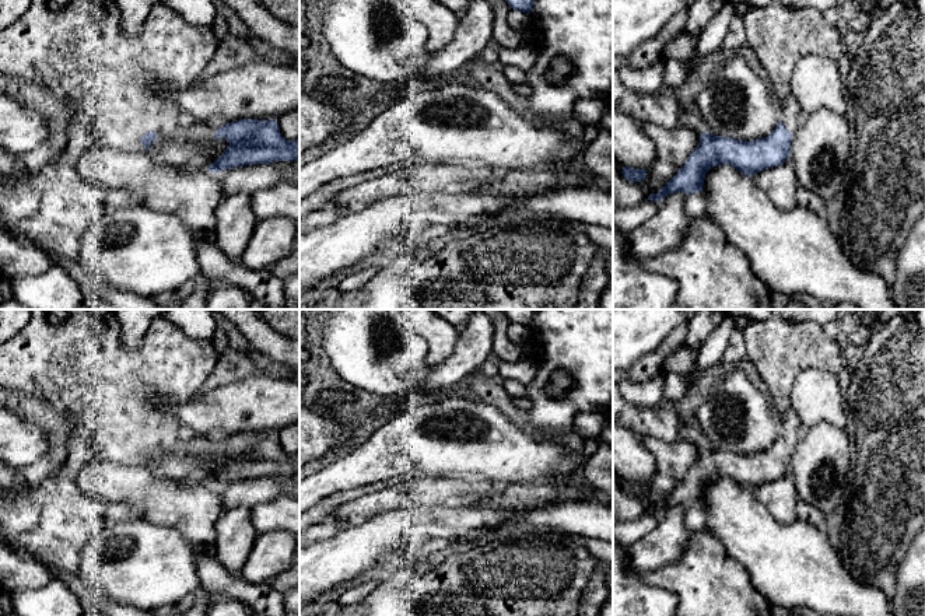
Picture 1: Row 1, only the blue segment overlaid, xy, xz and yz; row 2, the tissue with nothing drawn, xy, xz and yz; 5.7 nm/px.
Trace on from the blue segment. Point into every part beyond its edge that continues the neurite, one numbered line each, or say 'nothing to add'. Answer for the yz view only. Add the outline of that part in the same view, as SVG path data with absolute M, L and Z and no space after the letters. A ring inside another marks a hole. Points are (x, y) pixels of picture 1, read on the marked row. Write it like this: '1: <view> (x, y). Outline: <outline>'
1: yz (780, 37). Outline: M779 1L751 7L743 15L747 46L765 69L778 104L779 119L795 132L806 116L791 88L796 63L807 55L837 60L842 38L830 14L814 7L788 8Z

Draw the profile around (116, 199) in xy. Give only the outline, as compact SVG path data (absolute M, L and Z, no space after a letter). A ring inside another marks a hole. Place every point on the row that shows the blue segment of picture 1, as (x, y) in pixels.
M111 190L105 202L111 209L123 209L141 204L141 197L126 190Z

